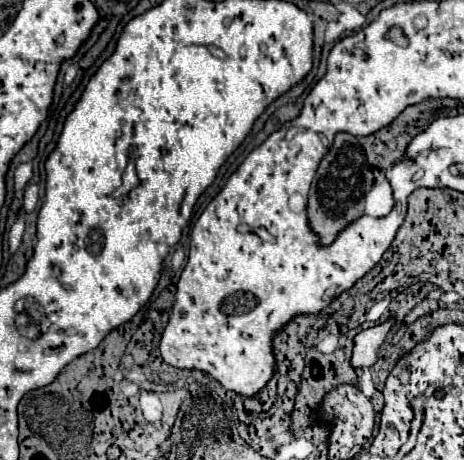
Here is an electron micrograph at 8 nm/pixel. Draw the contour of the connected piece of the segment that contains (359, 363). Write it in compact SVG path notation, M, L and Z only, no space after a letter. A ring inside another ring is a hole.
M387 320L385 324L377 324L369 330L361 330L355 336L355 348L353 348L353 358L351 358L351 364L355 368L369 368L375 364L377 350L383 344L391 326L393 326L393 320Z

